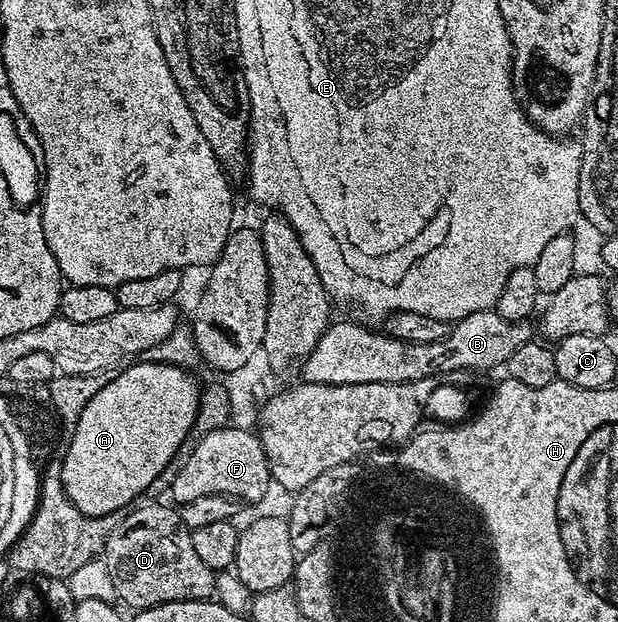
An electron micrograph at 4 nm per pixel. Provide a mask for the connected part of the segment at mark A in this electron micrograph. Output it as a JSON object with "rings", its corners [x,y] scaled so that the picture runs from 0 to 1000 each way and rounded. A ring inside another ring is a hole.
{"rings":[[[214,582],[181,601],[175,617],[159,627],[150,645],[144,645],[131,659],[117,714],[105,728],[99,773],[112,805],[125,812],[133,828],[163,833],[210,817],[220,807],[217,802],[236,793],[241,780],[248,778],[248,767],[254,767],[254,760],[261,760],[267,748],[280,741],[282,732],[293,722],[293,712],[314,686],[325,637],[320,624],[316,625],[314,606],[277,584],[231,582]]]}

